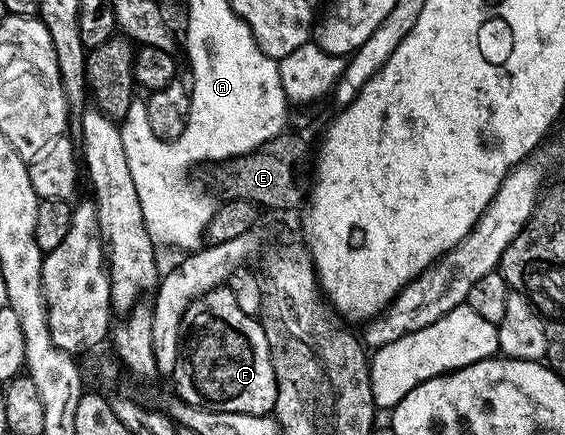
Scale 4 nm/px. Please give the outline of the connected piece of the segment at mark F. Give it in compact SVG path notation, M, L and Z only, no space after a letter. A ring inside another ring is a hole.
M226 285L215 287L200 299L194 299L180 321L178 361L171 378L176 382L175 394L190 406L215 411L267 415L276 410L276 378L270 361L270 345L266 345L264 324L255 315L247 315Z

